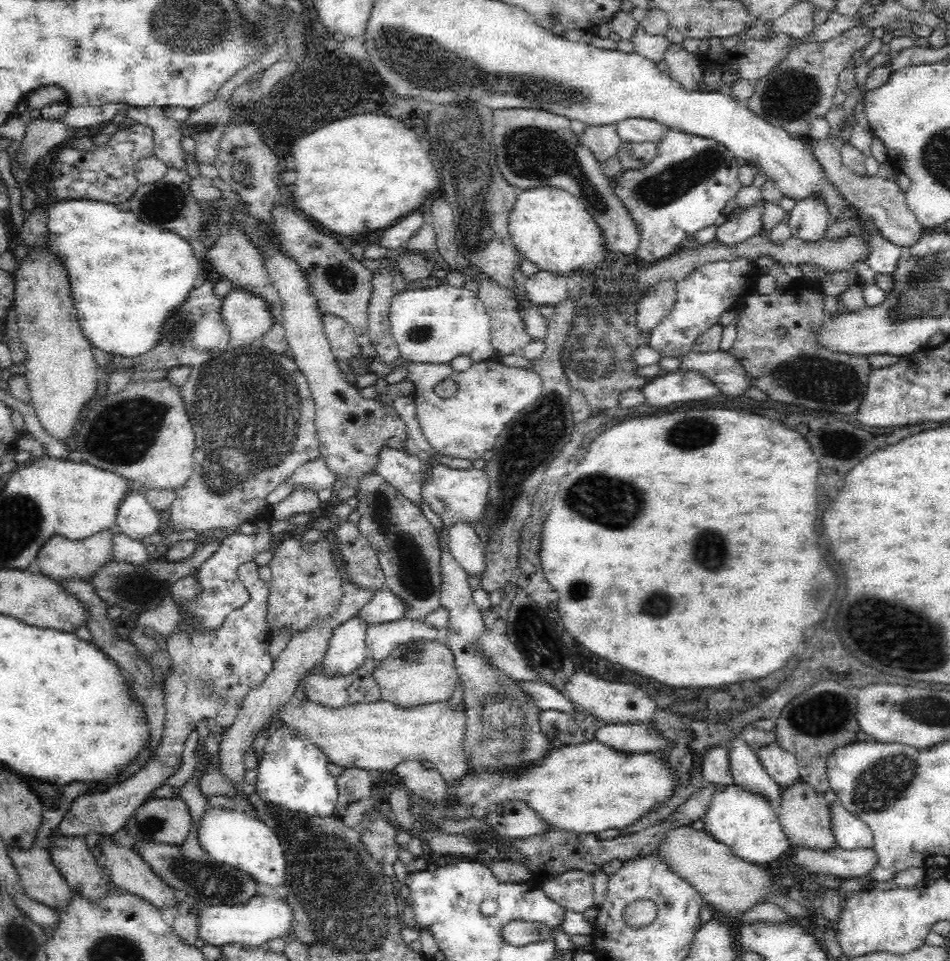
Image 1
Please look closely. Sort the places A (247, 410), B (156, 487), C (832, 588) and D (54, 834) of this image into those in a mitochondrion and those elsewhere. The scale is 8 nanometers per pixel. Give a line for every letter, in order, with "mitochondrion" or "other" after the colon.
A: mitochondrion
B: other
C: mitochondrion
D: other

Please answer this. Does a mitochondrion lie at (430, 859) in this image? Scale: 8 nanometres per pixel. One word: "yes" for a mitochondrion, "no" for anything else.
no

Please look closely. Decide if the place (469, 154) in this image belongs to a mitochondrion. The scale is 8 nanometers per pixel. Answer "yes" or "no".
yes

